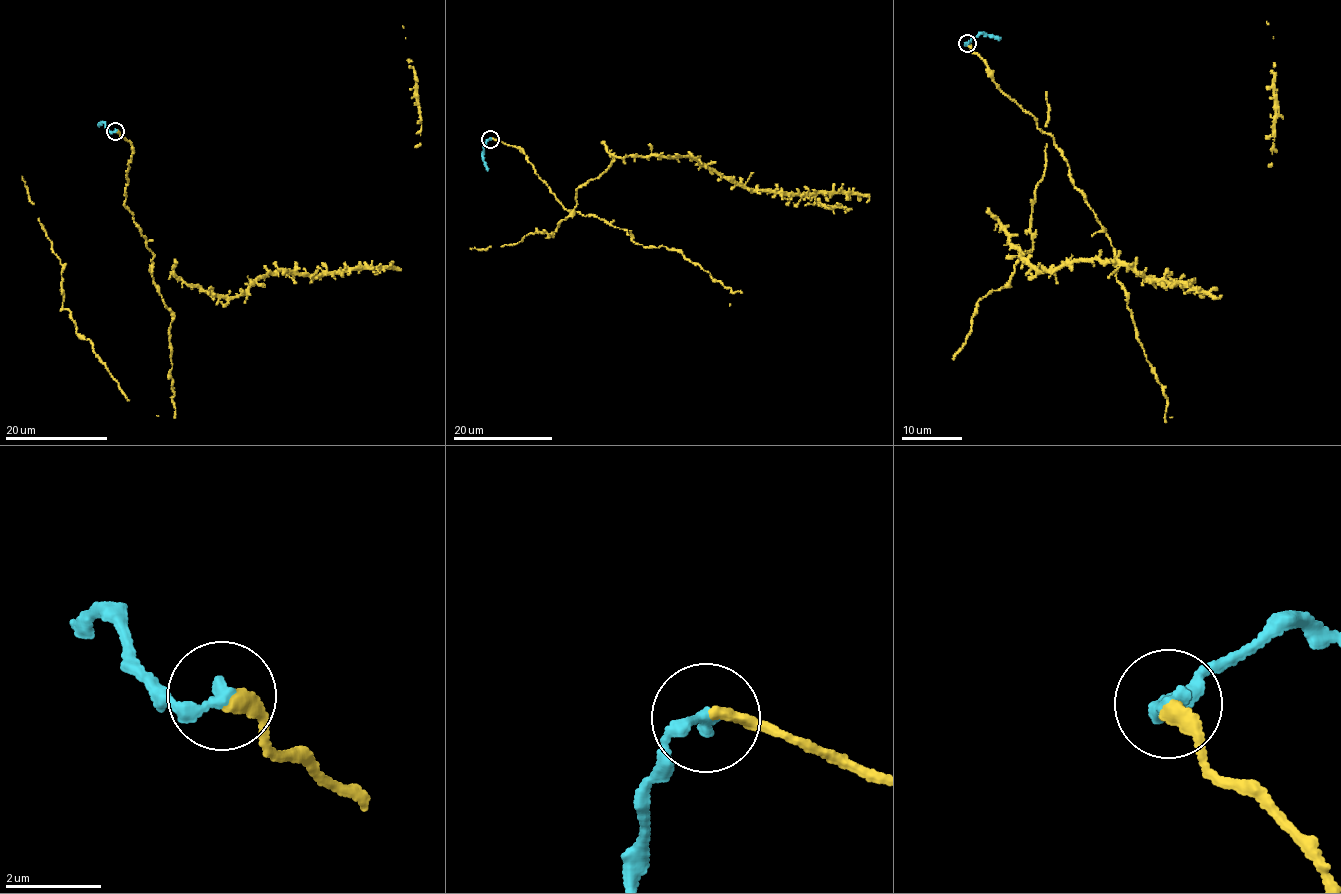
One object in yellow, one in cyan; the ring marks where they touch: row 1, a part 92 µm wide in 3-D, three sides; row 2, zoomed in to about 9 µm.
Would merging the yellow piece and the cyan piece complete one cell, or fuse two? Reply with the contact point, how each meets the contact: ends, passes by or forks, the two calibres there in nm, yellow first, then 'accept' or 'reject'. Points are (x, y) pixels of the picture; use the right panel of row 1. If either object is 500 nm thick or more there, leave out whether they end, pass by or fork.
(967, 43) | yellow ends | cyan ends | 280/320 nm | accept

